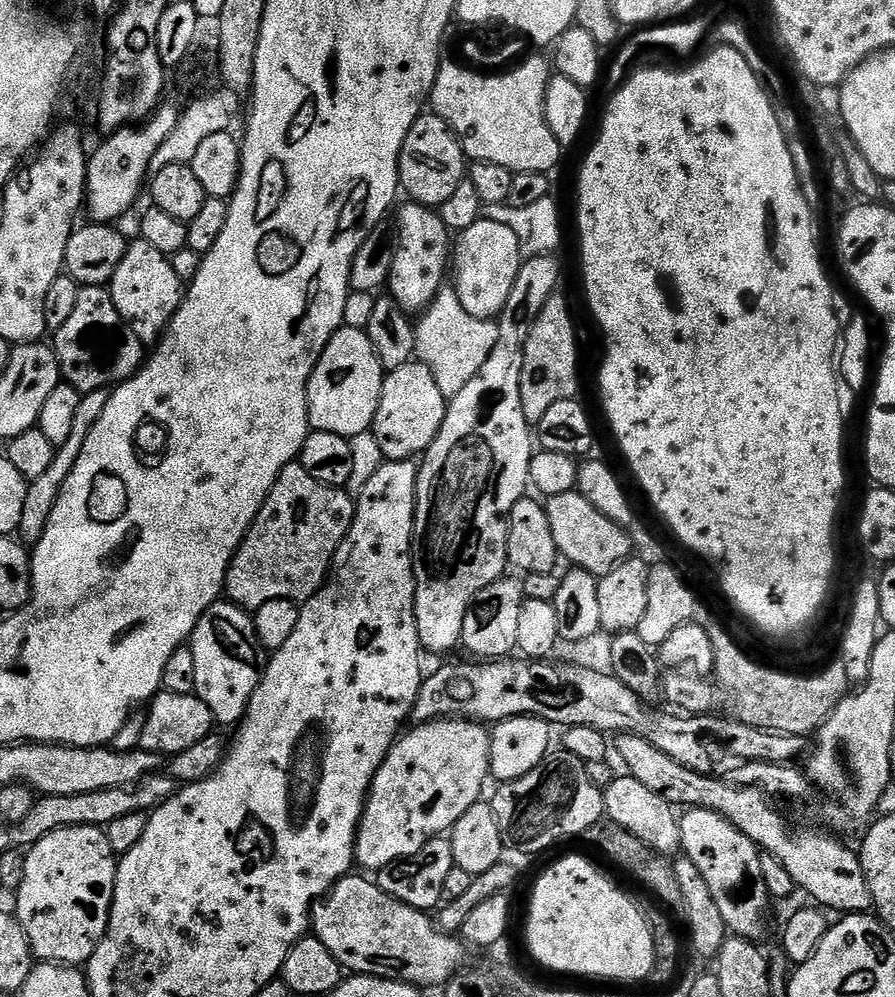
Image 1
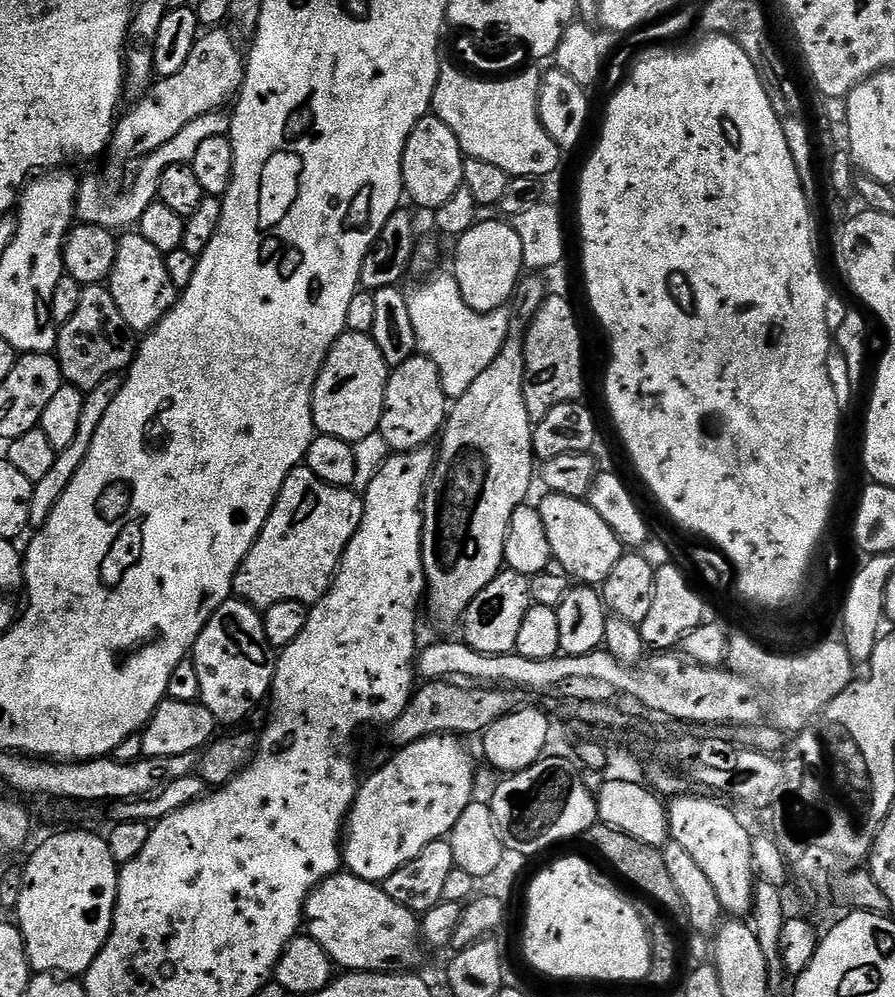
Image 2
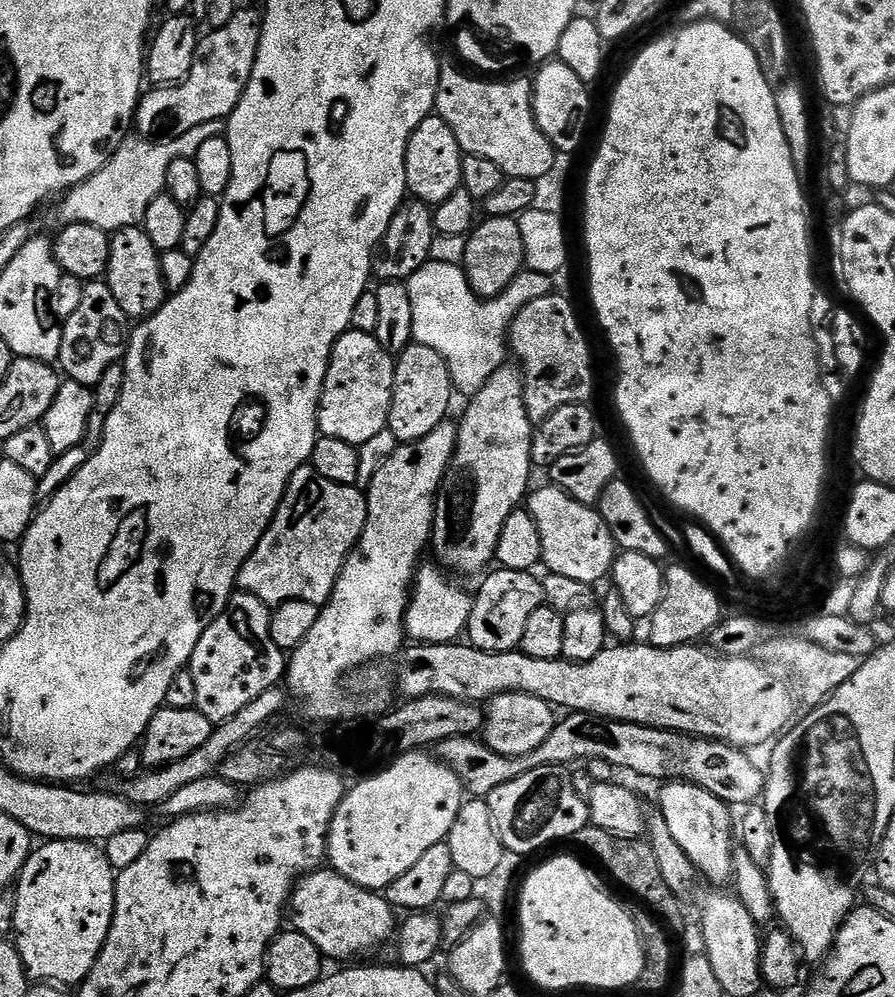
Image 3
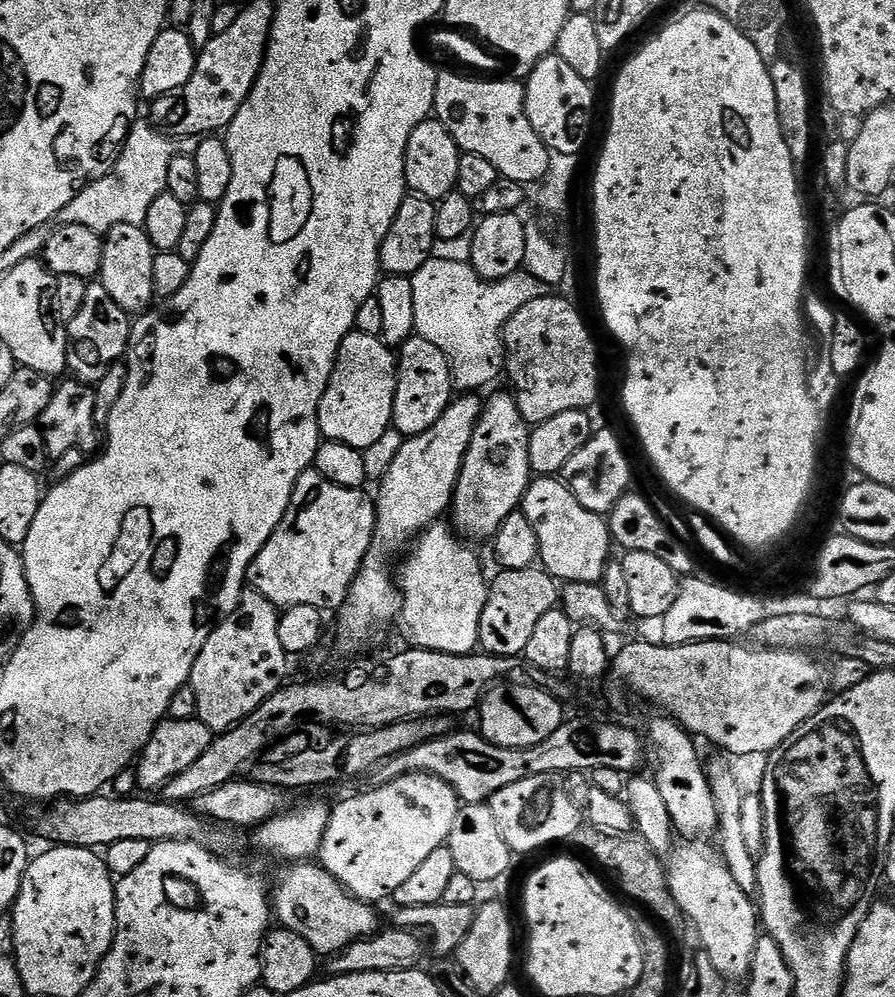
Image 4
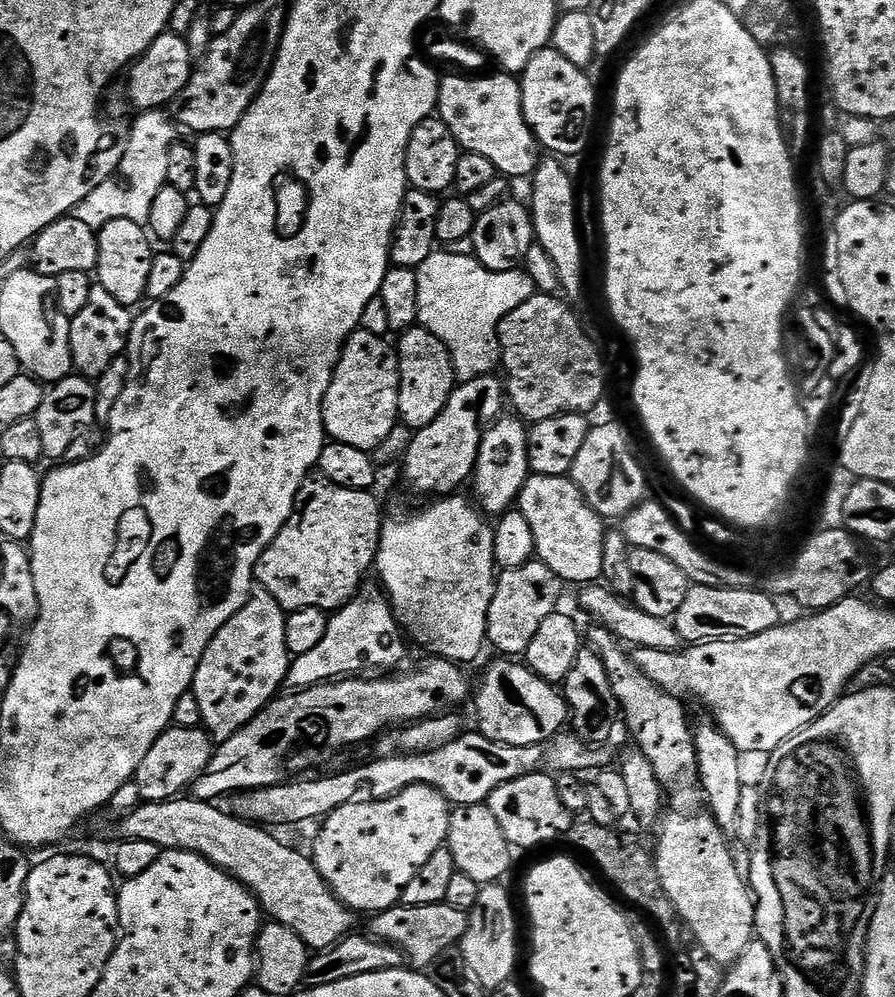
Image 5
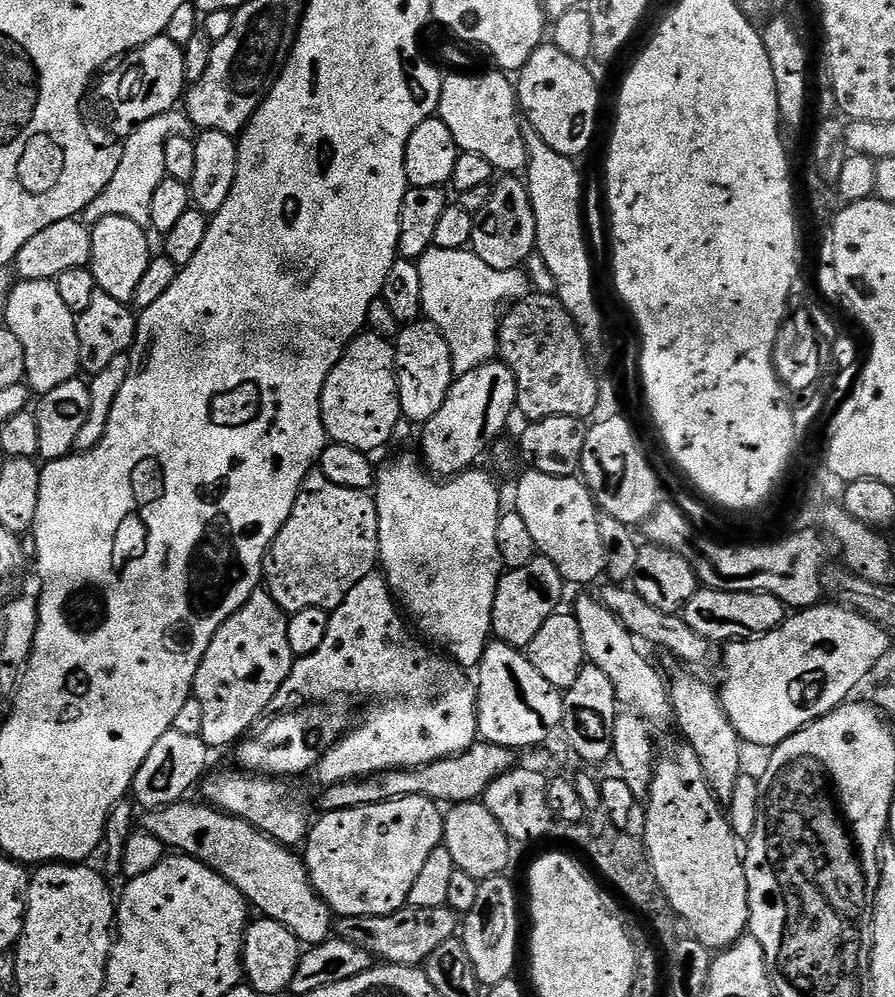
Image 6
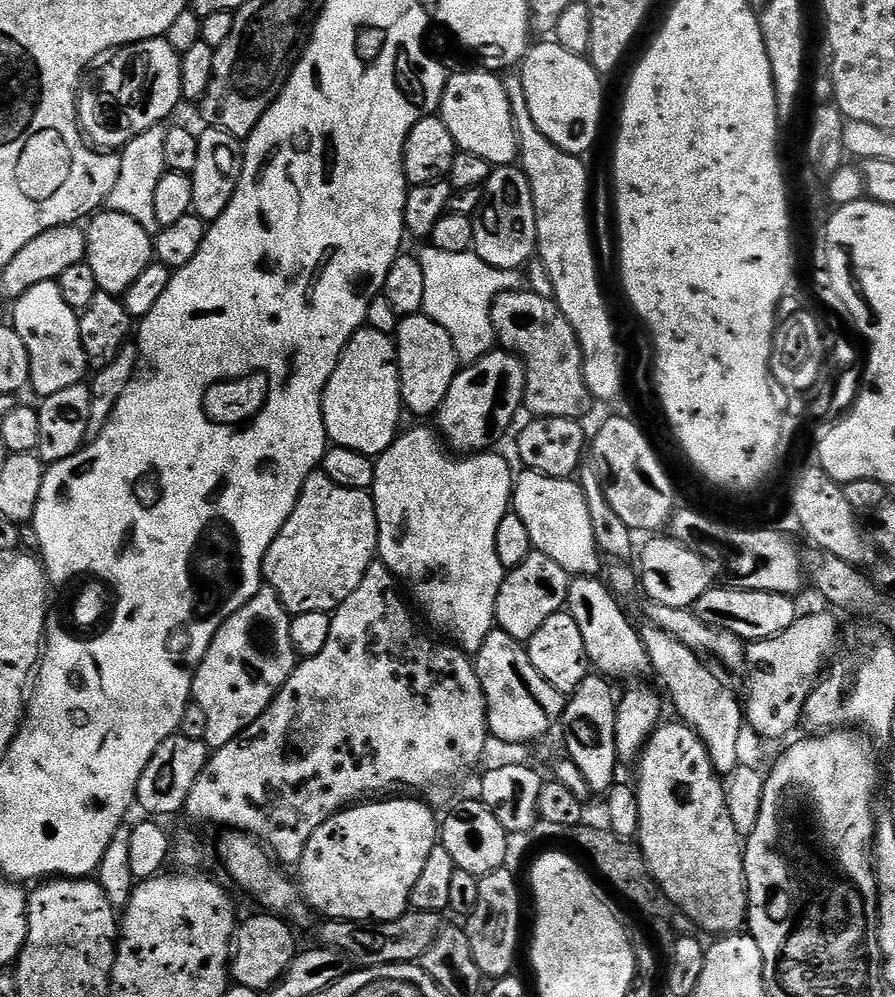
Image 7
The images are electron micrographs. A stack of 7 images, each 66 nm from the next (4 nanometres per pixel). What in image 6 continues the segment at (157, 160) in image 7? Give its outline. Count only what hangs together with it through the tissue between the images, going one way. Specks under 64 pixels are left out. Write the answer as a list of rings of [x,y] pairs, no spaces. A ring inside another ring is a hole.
[[[173,110],[166,114],[158,114],[158,118],[150,118],[150,122],[142,122],[123,141],[120,148],[118,170],[114,170],[114,178],[110,178],[110,186],[90,202],[90,206],[82,213],[89,225],[97,224],[102,218],[130,218],[130,222],[138,222],[145,230],[151,229],[150,201],[154,198],[154,190],[166,178],[166,142],[171,136],[188,134],[193,131],[187,115],[183,111]]]

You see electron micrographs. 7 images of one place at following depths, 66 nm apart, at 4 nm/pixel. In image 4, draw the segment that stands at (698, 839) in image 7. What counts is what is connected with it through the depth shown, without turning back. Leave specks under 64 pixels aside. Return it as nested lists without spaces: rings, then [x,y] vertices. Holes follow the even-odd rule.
[[[684,842],[671,853],[666,864],[668,885],[678,906],[688,917],[691,927],[700,935],[699,947],[714,962],[725,981],[743,981],[752,968],[756,937],[762,928],[758,923],[758,908],[753,897],[734,882],[719,851],[708,842]]]

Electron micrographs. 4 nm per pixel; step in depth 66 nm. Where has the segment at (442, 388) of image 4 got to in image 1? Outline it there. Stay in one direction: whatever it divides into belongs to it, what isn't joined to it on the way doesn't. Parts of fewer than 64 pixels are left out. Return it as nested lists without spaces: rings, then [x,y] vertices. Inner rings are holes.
[[[409,362],[391,369],[384,377],[382,398],[378,402],[378,414],[370,431],[378,440],[385,460],[412,460],[423,457],[434,442],[438,430],[442,430],[448,400],[438,390],[434,374],[419,362]]]

